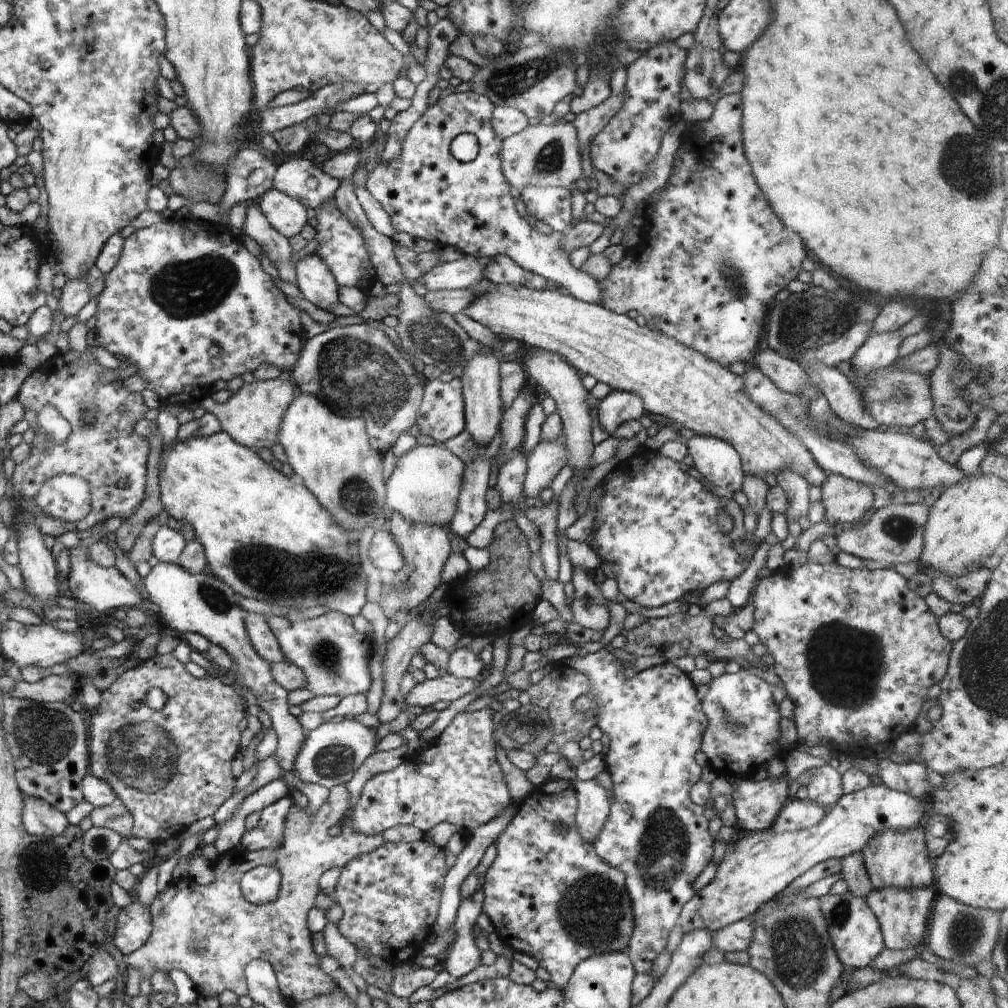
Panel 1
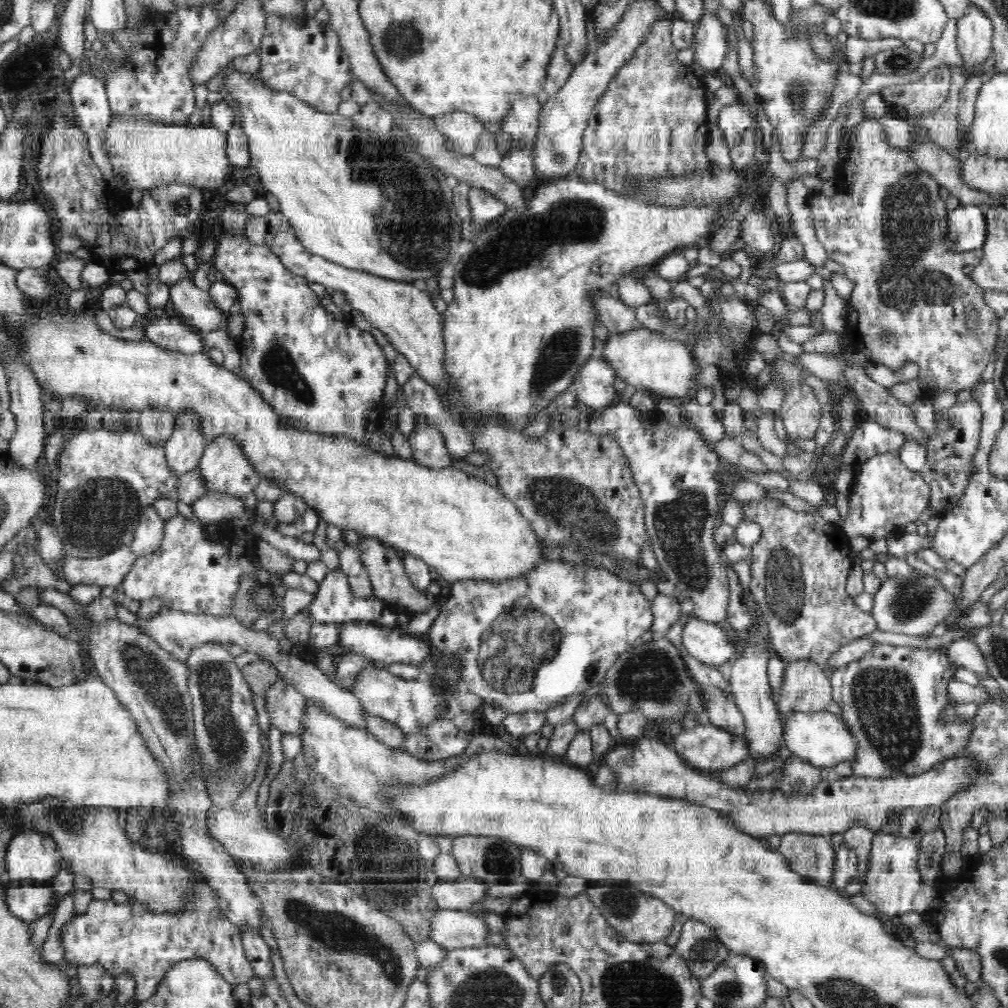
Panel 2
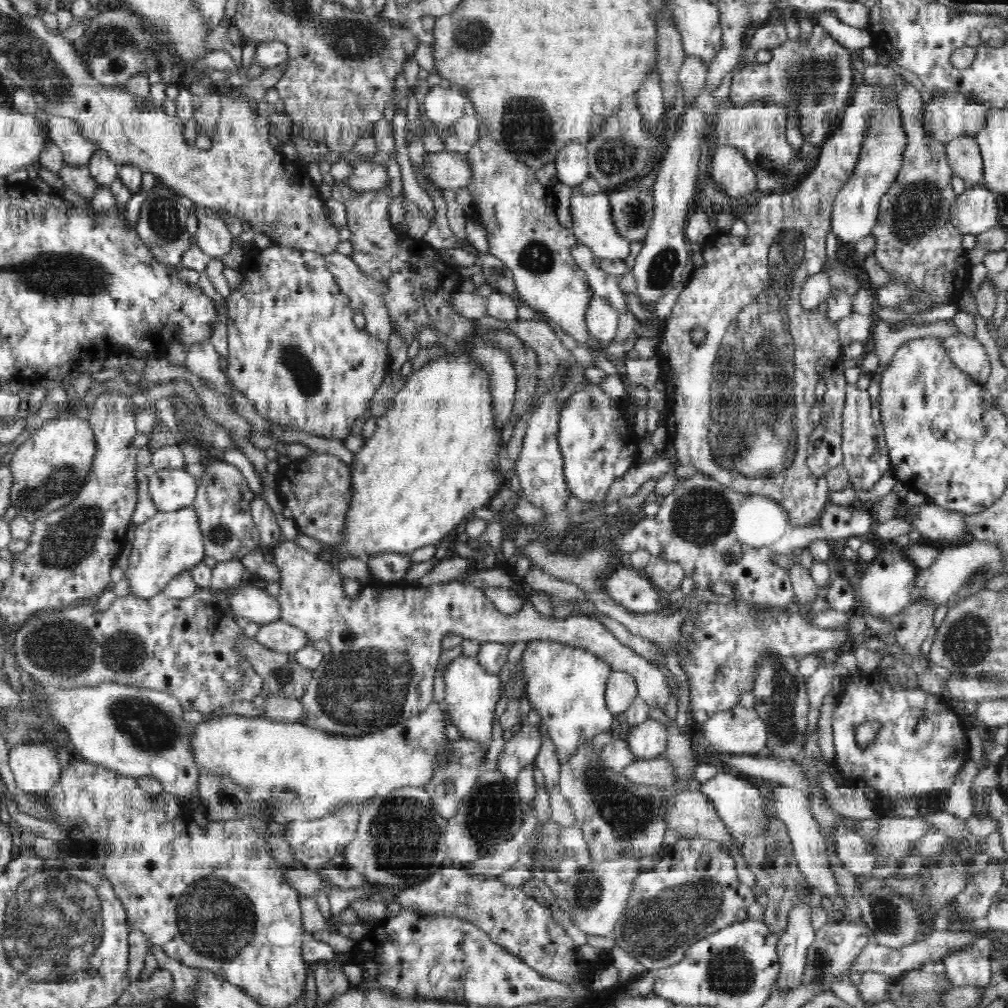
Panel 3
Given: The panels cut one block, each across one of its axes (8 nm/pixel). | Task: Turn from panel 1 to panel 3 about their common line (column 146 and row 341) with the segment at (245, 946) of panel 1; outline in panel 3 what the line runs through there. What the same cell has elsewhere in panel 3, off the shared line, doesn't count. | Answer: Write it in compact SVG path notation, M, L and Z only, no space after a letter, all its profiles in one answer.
M950 336L940 337L944 347L948 349L953 363L966 371L977 383L985 383L991 373L991 358L984 346L976 340Z

